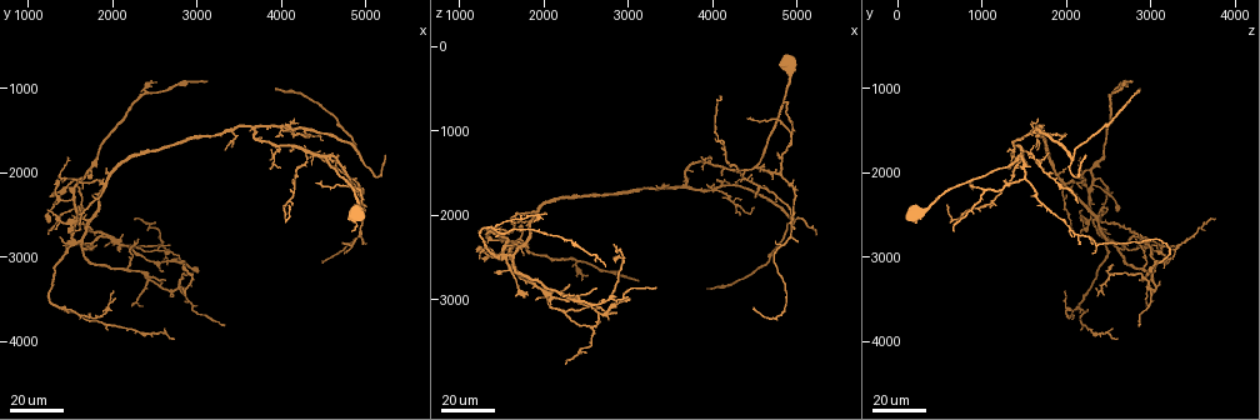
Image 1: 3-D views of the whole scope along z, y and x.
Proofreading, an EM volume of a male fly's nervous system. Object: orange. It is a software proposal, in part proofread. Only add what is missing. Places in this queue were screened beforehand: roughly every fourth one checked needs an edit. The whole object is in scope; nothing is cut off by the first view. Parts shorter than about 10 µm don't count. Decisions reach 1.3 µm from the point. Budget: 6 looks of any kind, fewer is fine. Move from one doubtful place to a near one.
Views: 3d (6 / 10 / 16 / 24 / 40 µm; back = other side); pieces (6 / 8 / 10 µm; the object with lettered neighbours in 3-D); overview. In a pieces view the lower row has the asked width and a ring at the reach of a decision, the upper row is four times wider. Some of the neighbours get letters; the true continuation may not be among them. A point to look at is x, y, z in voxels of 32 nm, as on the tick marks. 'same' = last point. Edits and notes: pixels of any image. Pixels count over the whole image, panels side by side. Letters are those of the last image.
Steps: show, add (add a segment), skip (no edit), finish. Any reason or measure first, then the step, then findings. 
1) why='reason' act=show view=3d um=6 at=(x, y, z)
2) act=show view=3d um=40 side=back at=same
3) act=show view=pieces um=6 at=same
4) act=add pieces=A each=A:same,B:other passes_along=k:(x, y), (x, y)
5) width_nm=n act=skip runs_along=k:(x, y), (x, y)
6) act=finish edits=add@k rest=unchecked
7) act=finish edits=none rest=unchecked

why='an open end' act=show view=3d um=24 at=(5200, 1750, 2250)

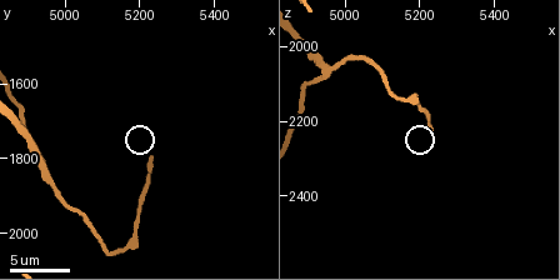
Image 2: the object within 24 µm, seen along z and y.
why='closer look' act=show view=3d um=10 at=(5230, 1800, 2220)

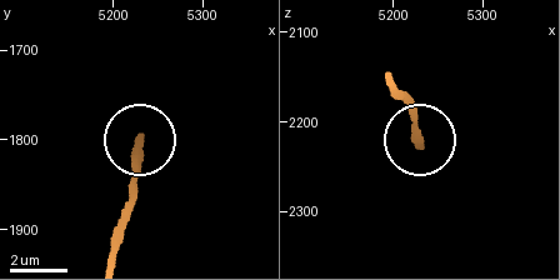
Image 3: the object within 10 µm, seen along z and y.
why='what lies round it' act=show view=pieces um=8 at=(5230, 1800, 2225)

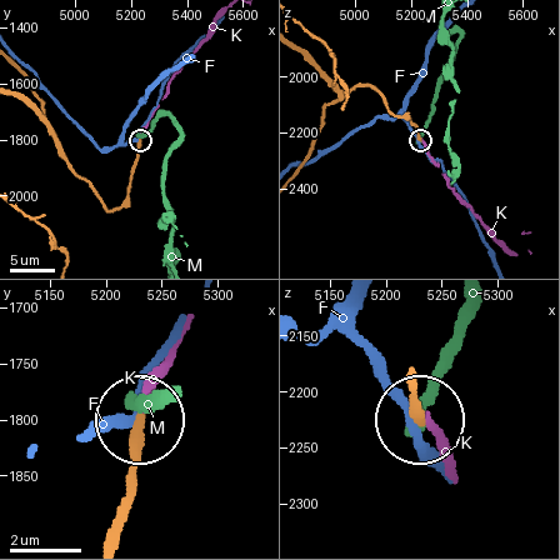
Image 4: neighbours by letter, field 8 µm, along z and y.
act=skip each=F:other,K:other,M:other found='none of them fits'

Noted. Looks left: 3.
why='tapers out' act=show view=3d um=24 at=(4500, 1750, 1800)

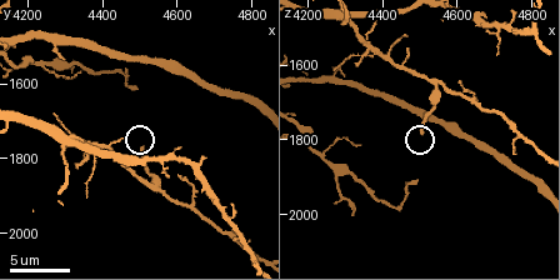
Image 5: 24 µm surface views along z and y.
why='see the neighbours' act=show view=pieces um=10 at=(4500, 1780, 1780)

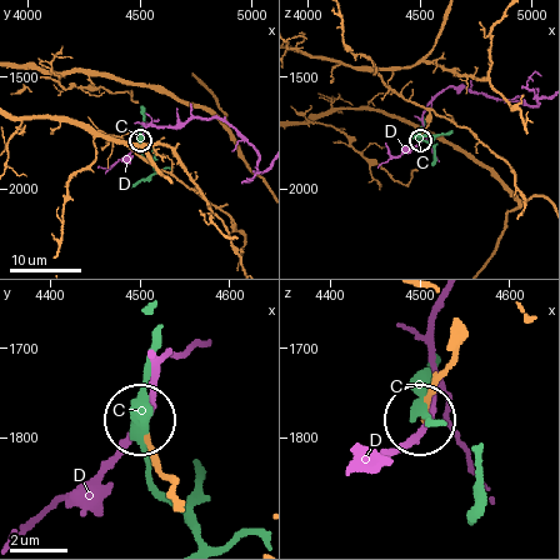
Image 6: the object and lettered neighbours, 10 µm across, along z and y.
act=skip each=C:other,D:other found='no lettered segment goes on from it'

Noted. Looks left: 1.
act=finish edits=none rest=unchecked

